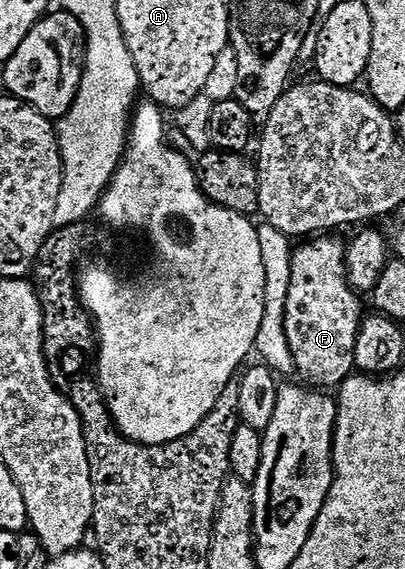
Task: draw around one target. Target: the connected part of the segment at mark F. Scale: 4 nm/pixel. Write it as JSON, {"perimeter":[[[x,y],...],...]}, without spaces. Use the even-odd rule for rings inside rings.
{"perimeter":[[[317,236],[307,243],[301,244],[304,246],[293,252],[292,274],[290,275],[289,295],[286,298],[285,309],[285,331],[290,351],[293,353],[295,372],[301,373],[305,377],[303,380],[309,386],[320,391],[335,390],[353,376],[356,369],[354,343],[358,339],[360,322],[366,316],[364,305],[360,302],[361,294],[350,284],[348,266],[345,264],[345,242],[335,241],[332,237],[335,236]]]}

